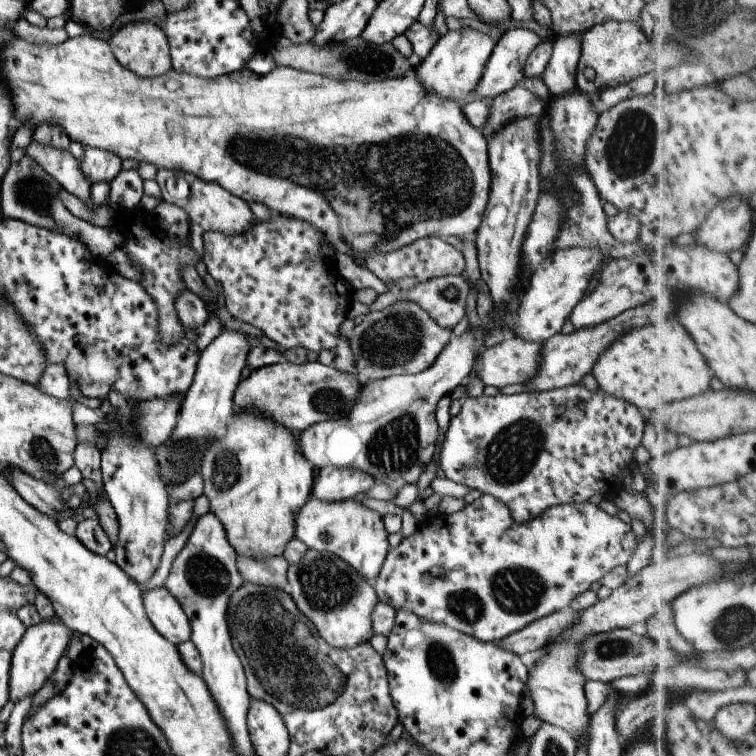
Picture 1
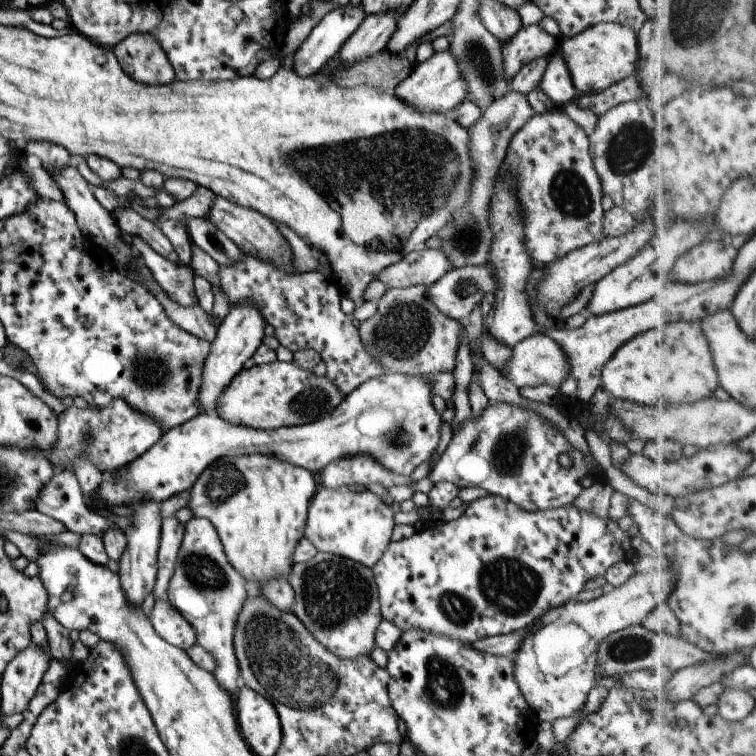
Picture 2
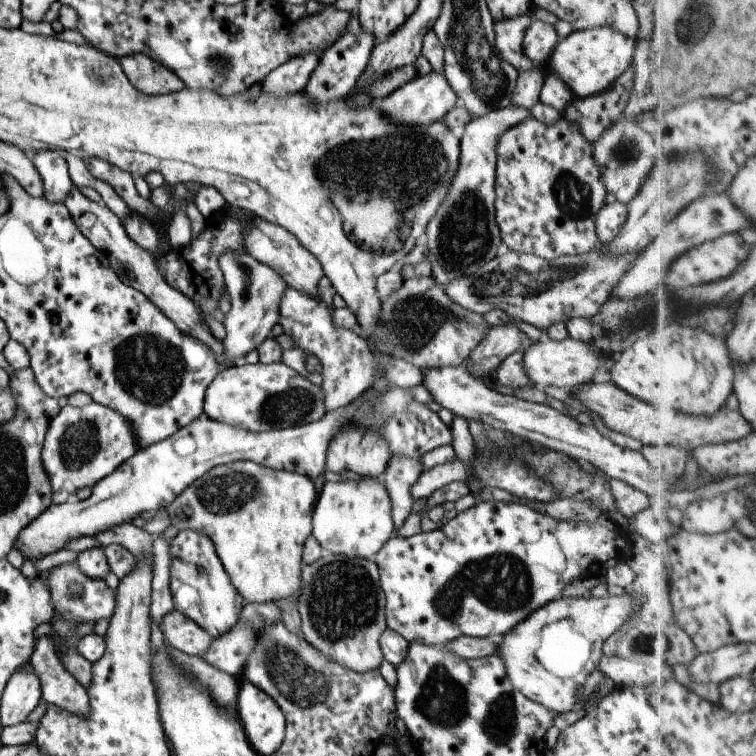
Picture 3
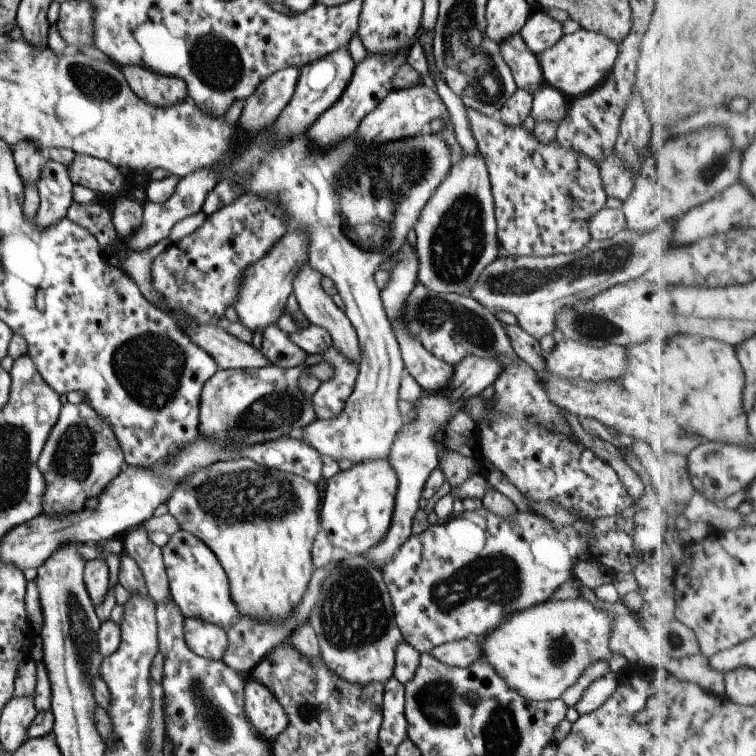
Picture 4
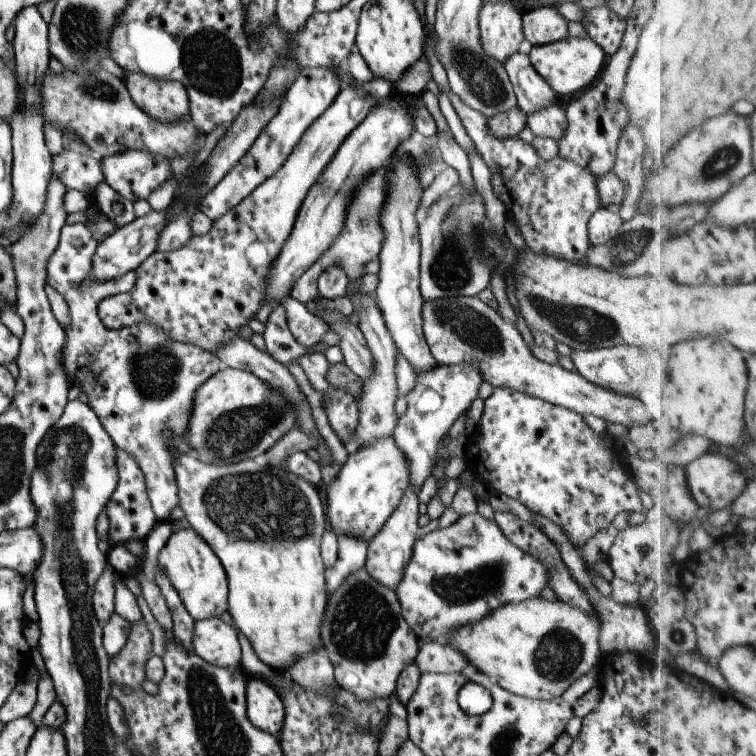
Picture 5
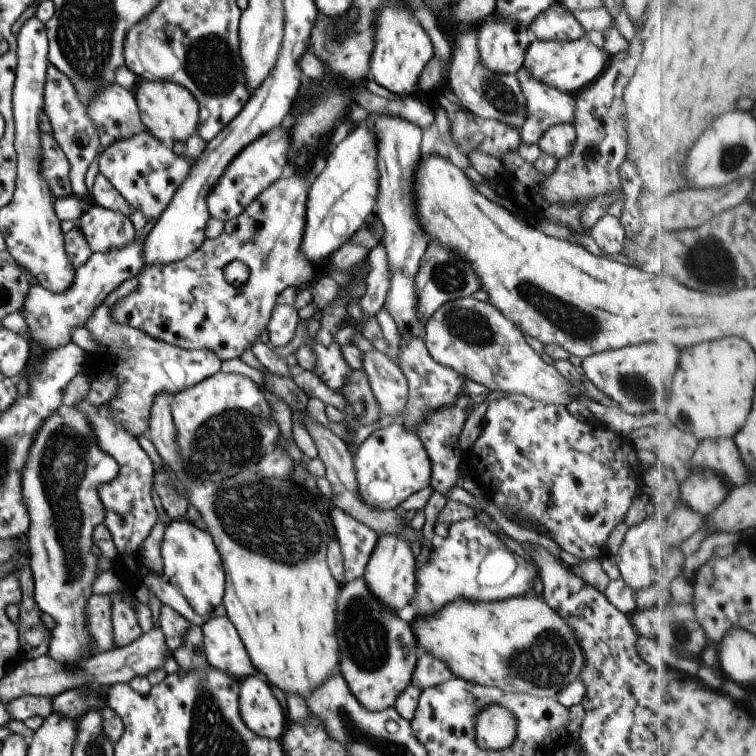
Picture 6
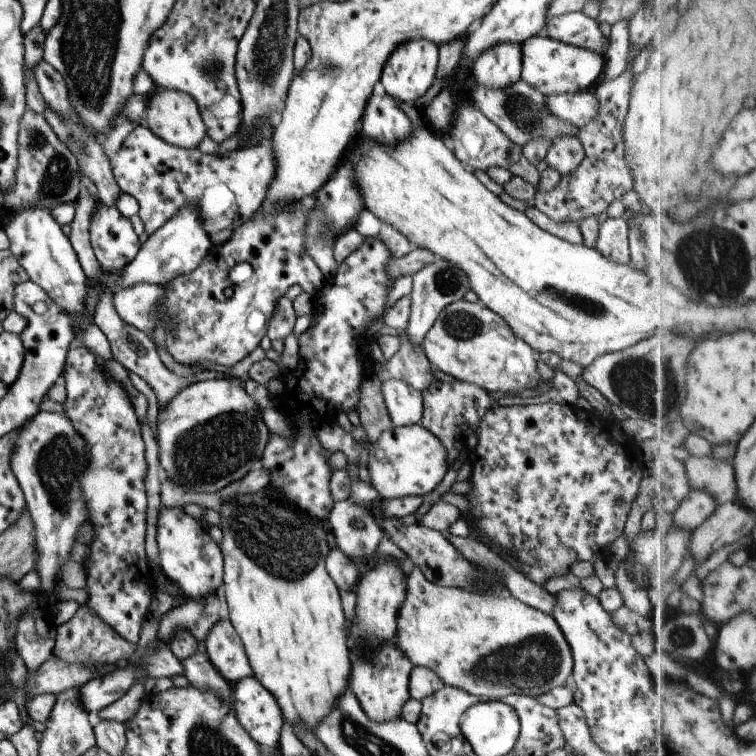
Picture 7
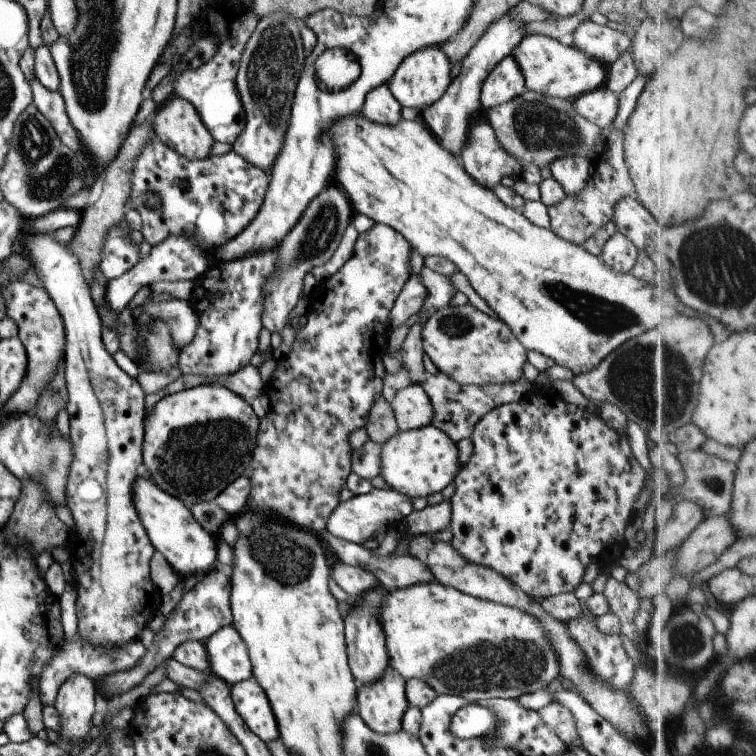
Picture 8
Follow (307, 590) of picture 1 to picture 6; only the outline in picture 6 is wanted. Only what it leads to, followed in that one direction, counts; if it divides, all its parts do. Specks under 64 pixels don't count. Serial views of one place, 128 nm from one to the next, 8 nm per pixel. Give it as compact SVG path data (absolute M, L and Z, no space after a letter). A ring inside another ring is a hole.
M362 578L344 582L338 590L335 607L335 636L339 647L339 673L345 679L355 700L371 712L390 709L402 690L413 680L419 652L412 636L410 624L389 613L367 590Z

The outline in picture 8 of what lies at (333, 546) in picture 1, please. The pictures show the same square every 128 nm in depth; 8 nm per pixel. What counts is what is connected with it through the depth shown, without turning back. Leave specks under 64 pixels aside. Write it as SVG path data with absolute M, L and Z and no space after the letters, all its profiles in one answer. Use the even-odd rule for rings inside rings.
M429 424L423 428L418 428L412 431L403 431L397 432L390 439L387 439L381 447L381 456L380 456L380 474L385 482L390 486L389 489L397 491L398 493L404 494L406 497L415 497L415 496L425 496L429 498L430 494L440 493L447 484L451 484L454 480L454 476L458 473L460 467L459 461L457 461L457 445L454 443L442 430L435 428L433 425Z

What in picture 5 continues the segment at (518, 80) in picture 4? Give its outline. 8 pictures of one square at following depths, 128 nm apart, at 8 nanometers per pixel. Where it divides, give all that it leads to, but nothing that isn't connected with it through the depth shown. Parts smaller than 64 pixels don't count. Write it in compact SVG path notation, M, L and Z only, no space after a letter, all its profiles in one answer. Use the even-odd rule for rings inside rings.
M517 51L502 64L526 118L538 110L557 104L554 90L533 70L527 52Z

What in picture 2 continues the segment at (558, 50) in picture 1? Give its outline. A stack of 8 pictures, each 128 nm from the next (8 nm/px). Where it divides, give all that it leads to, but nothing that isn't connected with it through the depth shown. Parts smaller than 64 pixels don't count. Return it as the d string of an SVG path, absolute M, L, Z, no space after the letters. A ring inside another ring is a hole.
M556 50L547 58L538 88L552 100L555 109L562 109L577 95L567 67Z

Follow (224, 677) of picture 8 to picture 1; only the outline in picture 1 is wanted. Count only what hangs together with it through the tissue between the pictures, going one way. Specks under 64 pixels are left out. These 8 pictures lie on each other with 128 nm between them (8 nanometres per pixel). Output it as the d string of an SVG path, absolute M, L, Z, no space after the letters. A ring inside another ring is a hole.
M164 586L142 594L142 605L149 622L166 641L177 646L190 640L190 622Z

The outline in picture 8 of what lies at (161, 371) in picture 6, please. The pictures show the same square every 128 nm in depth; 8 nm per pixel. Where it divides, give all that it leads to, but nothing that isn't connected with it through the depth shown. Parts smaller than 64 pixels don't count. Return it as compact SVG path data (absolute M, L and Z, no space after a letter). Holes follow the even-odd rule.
M182 299L167 300L167 302L145 304L146 300L140 305L143 306L143 312L141 314L141 319L147 323L153 319L163 319L169 327L170 335L174 345L177 348L185 346L191 339L195 336L196 328L198 325L198 316L193 310L193 307L186 301Z

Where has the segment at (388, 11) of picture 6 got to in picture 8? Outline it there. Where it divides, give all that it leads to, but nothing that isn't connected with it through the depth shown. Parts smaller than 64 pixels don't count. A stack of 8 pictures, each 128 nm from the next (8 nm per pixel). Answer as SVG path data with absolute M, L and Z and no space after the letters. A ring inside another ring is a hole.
M423 47L421 50L409 54L399 63L389 78L387 86L401 107L415 108L420 113L421 110L433 105L440 96L443 96L452 79L449 77L449 70L451 70L451 64L440 47Z

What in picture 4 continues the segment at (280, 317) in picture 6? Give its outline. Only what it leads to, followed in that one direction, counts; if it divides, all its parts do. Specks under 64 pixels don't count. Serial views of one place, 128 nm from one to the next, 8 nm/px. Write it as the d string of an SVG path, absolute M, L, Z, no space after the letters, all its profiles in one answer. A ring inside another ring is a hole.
M276 322L262 330L260 351L269 364L282 369L300 365L307 354L289 338L289 334L280 330Z

